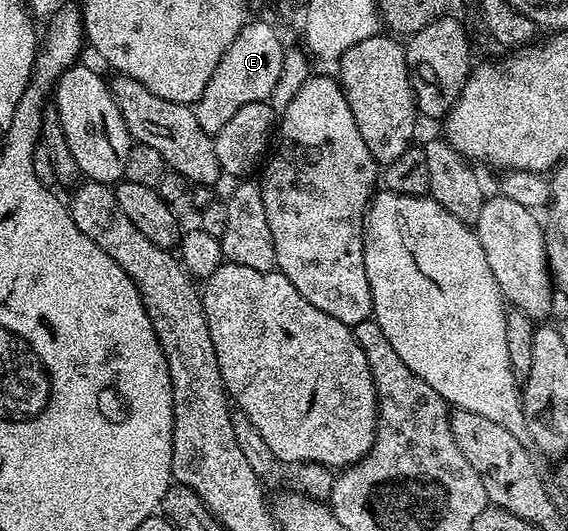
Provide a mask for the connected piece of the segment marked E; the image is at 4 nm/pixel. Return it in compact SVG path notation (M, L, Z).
M247 21L242 31L232 40L228 52L216 64L216 72L212 72L212 80L193 103L192 109L196 120L200 120L200 128L217 132L222 129L244 104L253 101L265 102L271 97L281 79L287 47L282 46L283 35L273 25L266 22Z

